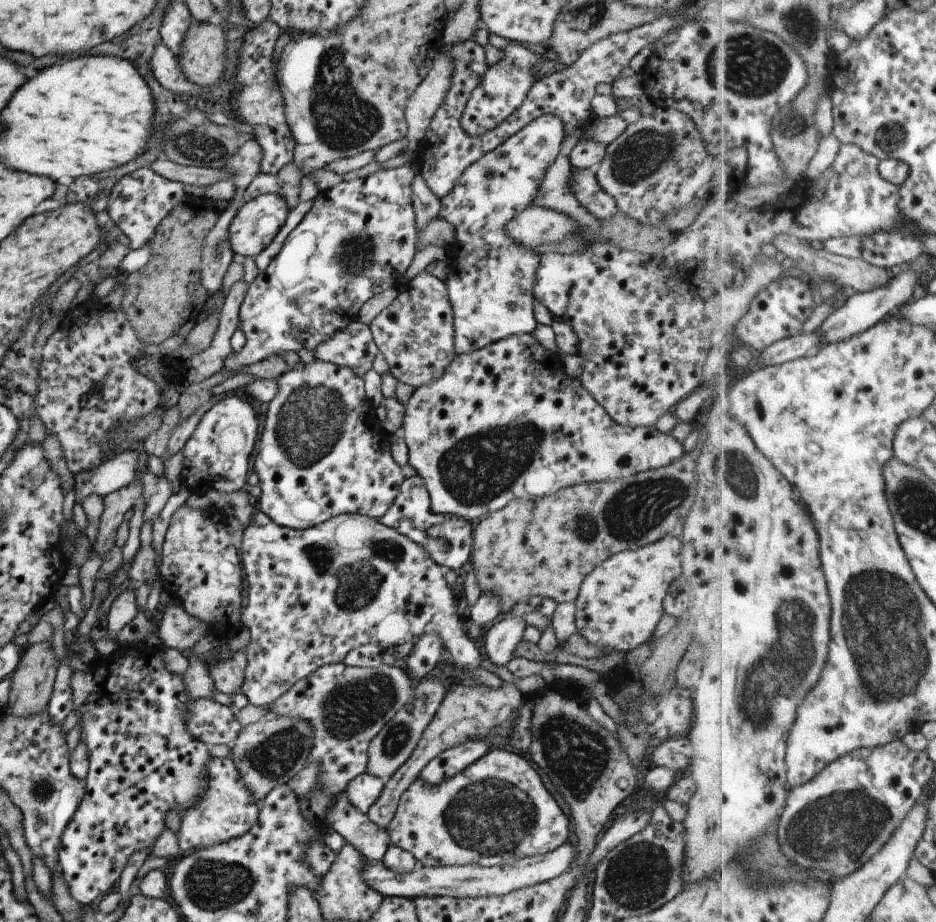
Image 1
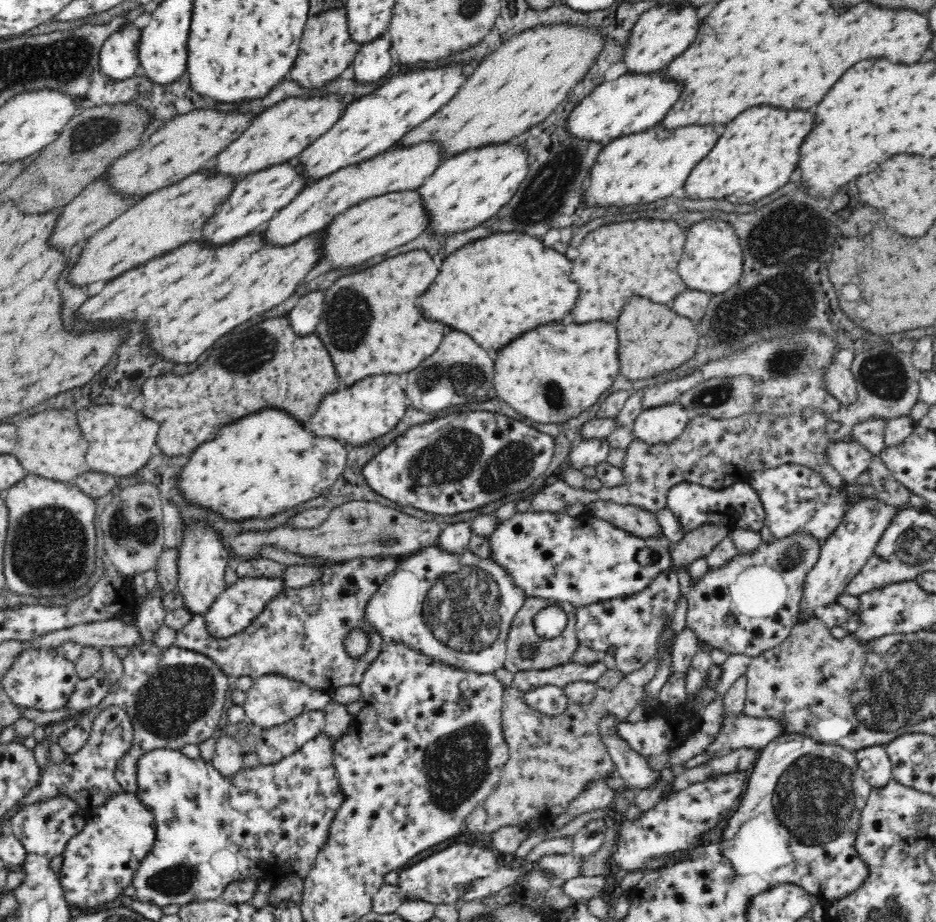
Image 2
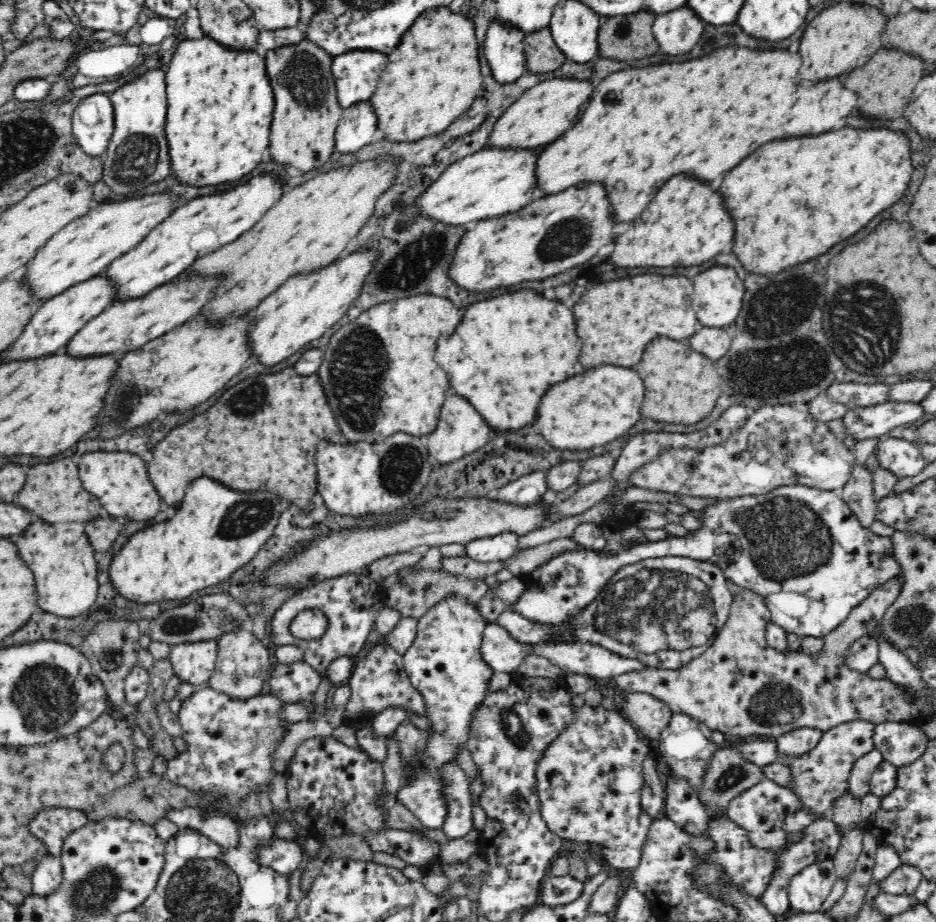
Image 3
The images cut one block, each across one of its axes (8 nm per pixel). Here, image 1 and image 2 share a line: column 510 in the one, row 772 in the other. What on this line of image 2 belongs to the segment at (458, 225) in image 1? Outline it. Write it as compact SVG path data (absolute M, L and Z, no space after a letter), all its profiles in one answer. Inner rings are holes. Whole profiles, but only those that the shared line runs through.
M319 734L316 738L309 740L300 747L300 750L293 752L290 756L283 758L276 764L258 765L253 768L242 767L233 777L224 777L220 771L214 767L211 761L202 759L187 758L182 751L172 749L156 749L145 752L138 758L136 764L136 794L142 801L142 804L154 814L156 822L156 840L150 852L139 862L138 868L134 870L134 876L130 880L130 885L134 887L137 900L146 903L152 903L156 906L168 906L168 904L178 904L184 906L192 900L214 900L223 893L223 890L234 880L242 880L242 878L253 878L259 882L270 881L278 883L279 881L290 878L290 876L299 876L304 878L313 865L314 858L321 849L321 845L328 838L328 830L333 822L334 814L340 808L343 800L342 791L338 784L338 777L333 763L333 742L324 735ZM286 860L299 860L293 864L293 867L286 865Z

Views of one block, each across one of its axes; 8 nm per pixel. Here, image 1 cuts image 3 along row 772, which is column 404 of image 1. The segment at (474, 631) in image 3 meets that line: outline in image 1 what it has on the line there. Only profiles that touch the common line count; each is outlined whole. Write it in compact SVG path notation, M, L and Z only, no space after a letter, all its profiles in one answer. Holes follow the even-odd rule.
M532 333L513 335L496 340L483 348L457 355L445 368L444 373L433 382L414 389L404 404L404 415L399 434L406 444L408 463L415 469L425 485L430 507L434 513L453 515L475 520L503 508L515 499L531 500L553 494L556 490L581 483L612 481L625 478L638 472L655 470L668 465L679 458L684 450L681 443L671 435L663 434L653 427L630 427L617 424L608 417L605 409L593 400L593 397L581 386L578 376L563 371L563 363L557 353L549 353L534 339Z

